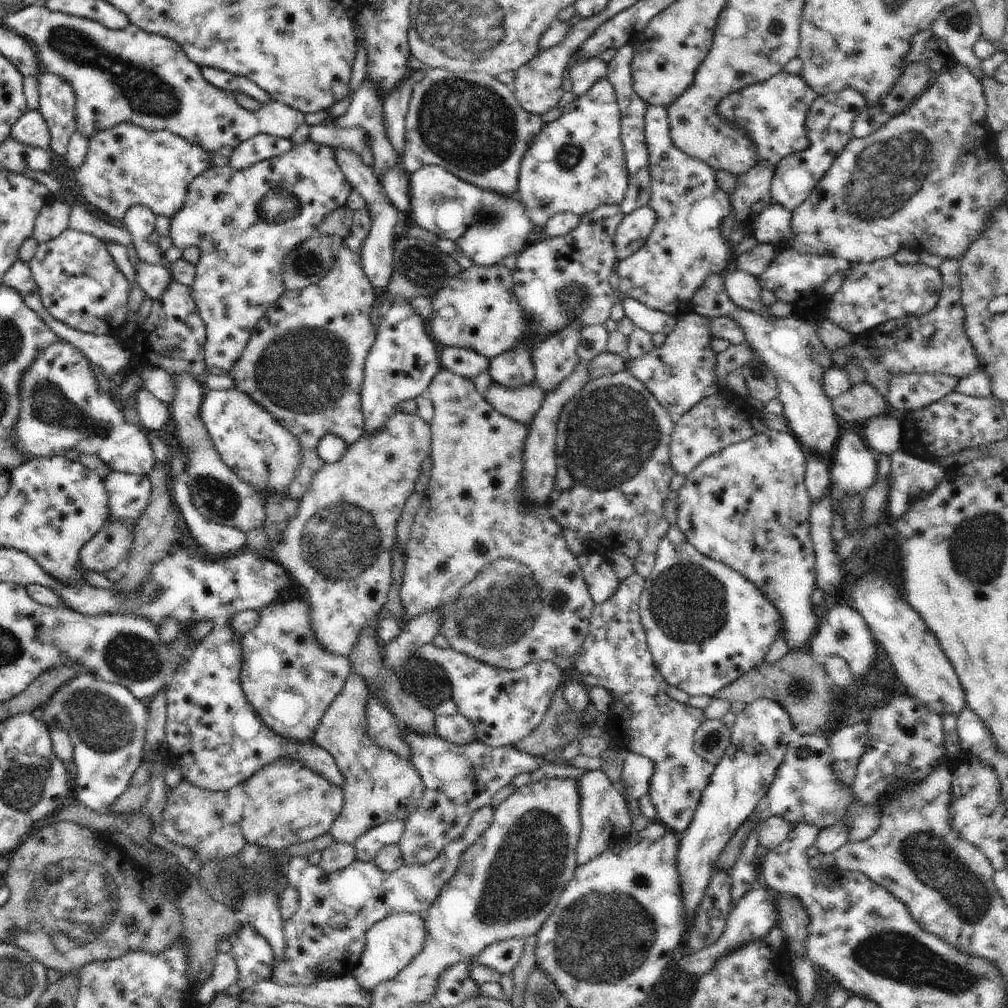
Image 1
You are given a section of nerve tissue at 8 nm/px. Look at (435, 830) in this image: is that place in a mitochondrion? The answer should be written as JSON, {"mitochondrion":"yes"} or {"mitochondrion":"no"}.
{"mitochondrion":"no"}

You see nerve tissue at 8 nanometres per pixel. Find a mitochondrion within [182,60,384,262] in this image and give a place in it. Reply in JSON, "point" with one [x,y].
{"point":[277,208]}

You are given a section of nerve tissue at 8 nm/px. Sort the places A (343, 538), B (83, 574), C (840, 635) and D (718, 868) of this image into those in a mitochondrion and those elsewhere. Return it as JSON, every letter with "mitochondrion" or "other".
{"A":"mitochondrion","B":"other","C":"mitochondrion","D":"other"}

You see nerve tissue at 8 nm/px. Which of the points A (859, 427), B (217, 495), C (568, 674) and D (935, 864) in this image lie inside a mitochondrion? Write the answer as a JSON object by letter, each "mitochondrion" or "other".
{"A":"other","B":"mitochondrion","C":"other","D":"mitochondrion"}

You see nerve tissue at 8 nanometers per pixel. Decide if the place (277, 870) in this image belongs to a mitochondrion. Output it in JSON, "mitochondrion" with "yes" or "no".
{"mitochondrion":"no"}

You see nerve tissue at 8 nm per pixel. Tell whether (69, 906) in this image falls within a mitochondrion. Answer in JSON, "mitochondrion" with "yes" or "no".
{"mitochondrion":"yes"}

